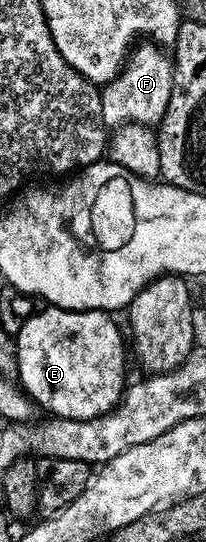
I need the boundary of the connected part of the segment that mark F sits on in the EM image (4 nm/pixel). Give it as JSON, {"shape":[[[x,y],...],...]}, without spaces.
{"shape":[[[151,41],[133,46],[124,66],[120,69],[120,74],[103,84],[100,104],[105,128],[159,124],[172,96],[173,64],[169,56],[167,59],[160,51],[163,50]]]}

